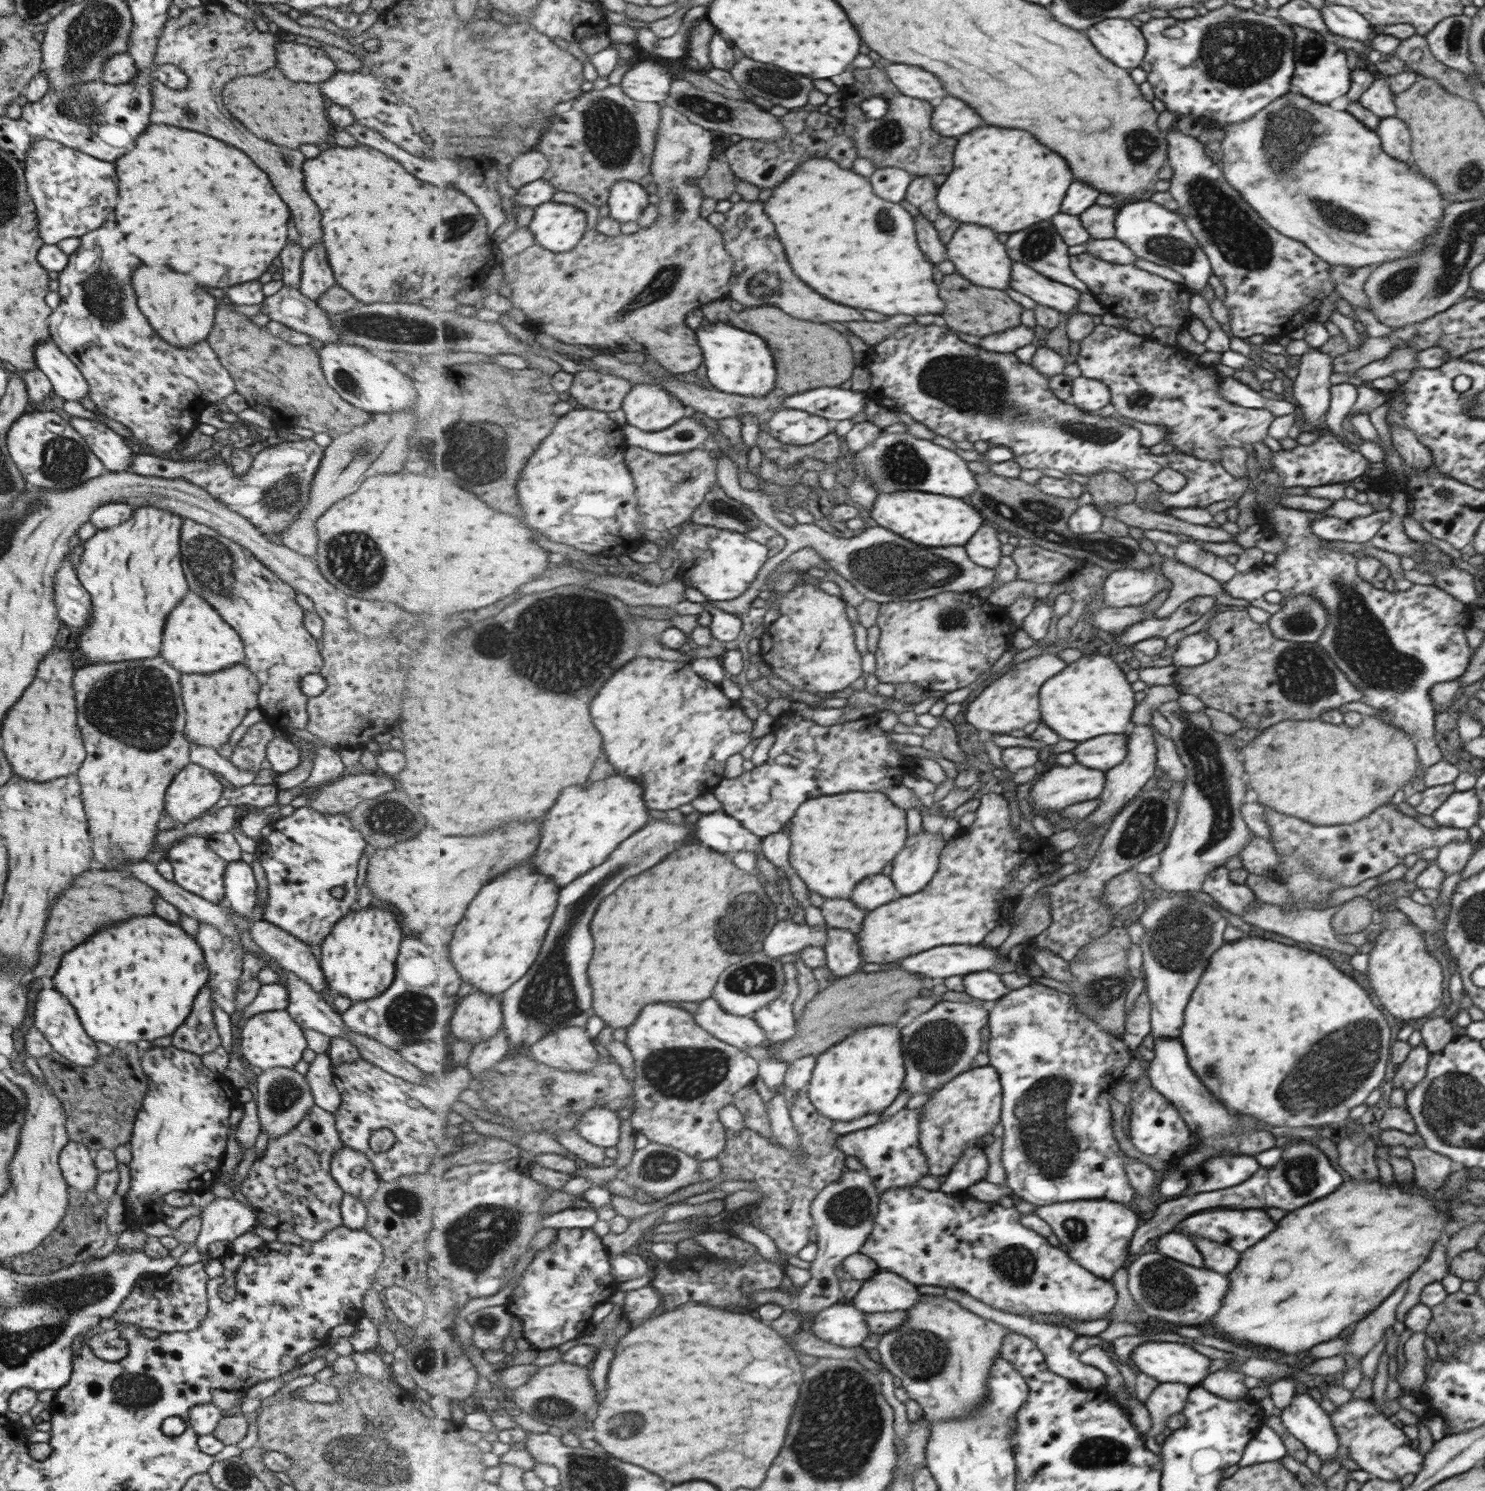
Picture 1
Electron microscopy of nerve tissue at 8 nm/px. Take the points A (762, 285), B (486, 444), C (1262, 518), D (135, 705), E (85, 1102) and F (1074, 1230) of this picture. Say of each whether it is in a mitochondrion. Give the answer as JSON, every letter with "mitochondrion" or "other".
{"A":"mitochondrion","B":"mitochondrion","C":"other","D":"mitochondrion","E":"other","F":"mitochondrion"}

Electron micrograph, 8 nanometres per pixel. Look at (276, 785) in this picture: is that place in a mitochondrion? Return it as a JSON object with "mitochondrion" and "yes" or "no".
{"mitochondrion":"no"}

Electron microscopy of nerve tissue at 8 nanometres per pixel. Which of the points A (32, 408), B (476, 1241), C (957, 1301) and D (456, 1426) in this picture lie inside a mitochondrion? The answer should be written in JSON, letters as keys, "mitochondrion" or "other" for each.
{"A":"other","B":"mitochondrion","C":"other","D":"other"}

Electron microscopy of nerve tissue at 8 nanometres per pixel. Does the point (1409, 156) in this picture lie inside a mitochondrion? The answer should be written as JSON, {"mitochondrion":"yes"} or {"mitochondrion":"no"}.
{"mitochondrion":"no"}

